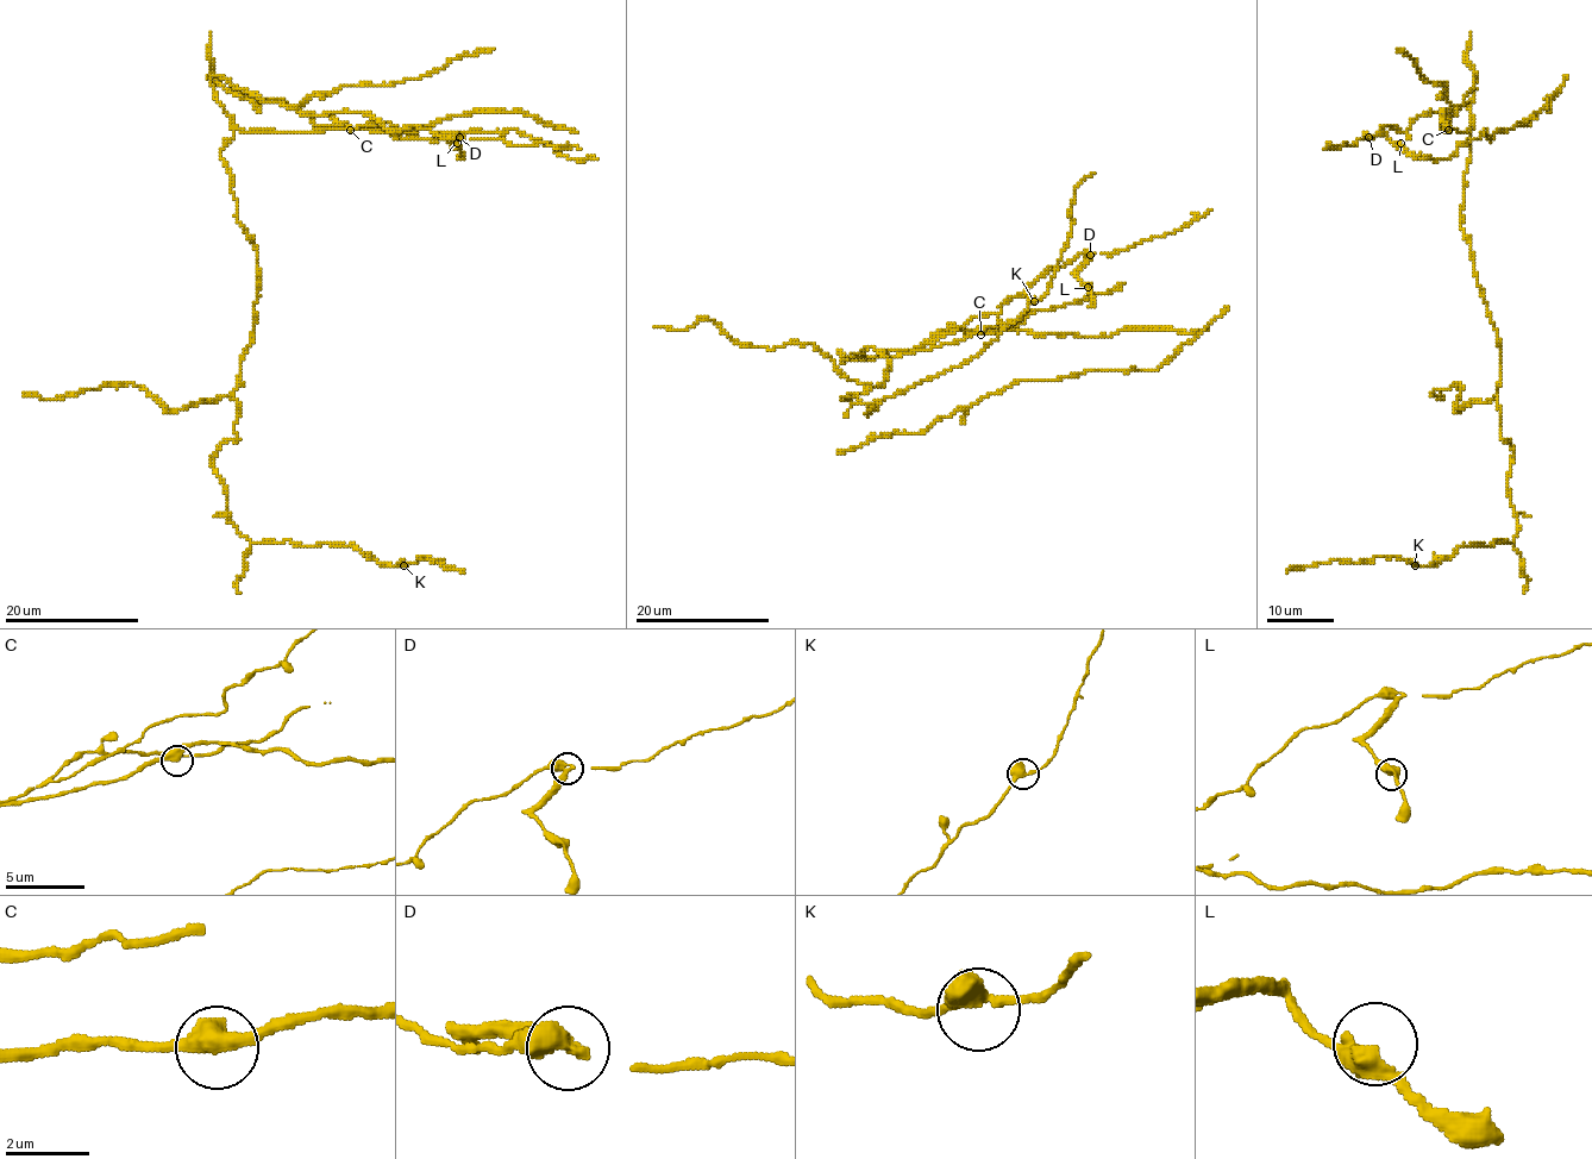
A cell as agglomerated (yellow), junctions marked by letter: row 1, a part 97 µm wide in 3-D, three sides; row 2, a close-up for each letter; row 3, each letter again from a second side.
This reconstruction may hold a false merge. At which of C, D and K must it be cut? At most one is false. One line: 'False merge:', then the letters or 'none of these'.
False merge: D

